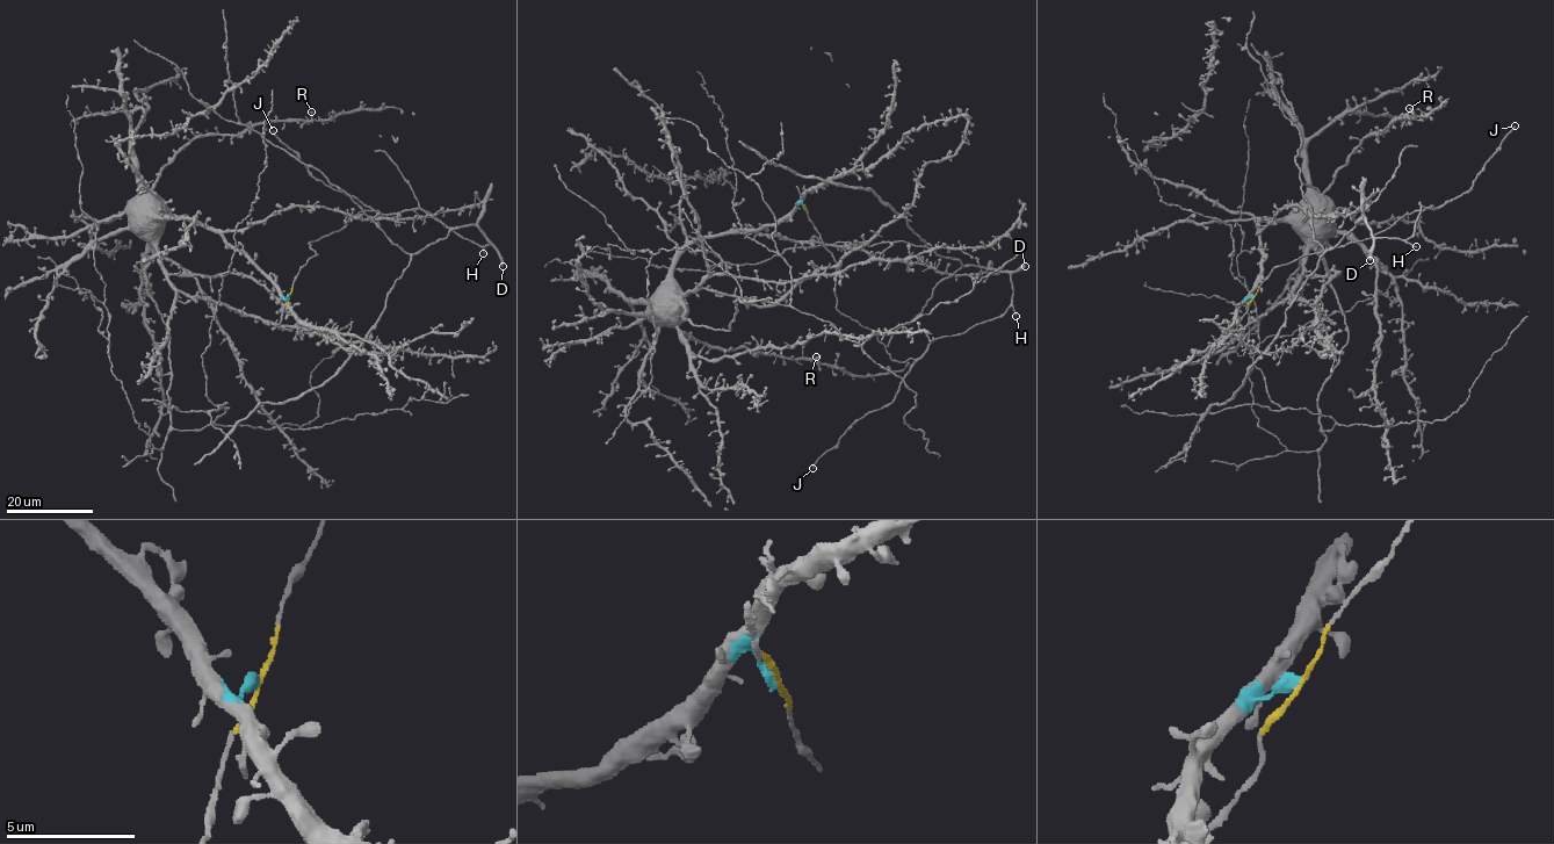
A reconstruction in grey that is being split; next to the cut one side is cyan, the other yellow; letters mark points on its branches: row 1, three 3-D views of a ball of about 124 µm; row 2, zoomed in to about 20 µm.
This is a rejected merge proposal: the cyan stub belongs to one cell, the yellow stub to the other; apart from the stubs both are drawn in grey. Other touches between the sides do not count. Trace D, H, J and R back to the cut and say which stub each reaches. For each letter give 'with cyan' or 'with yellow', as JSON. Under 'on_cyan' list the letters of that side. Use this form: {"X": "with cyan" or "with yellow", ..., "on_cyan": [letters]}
{"D": "with yellow", "H": "with yellow", "J": "with yellow", "R": "with cyan", "on_cyan": ["R"]}

